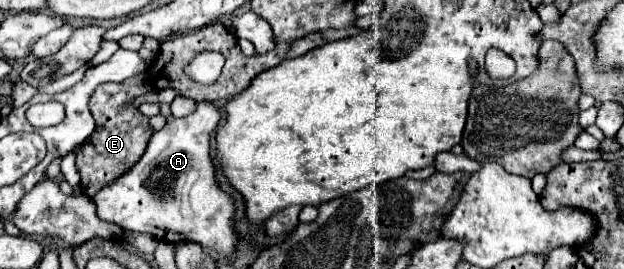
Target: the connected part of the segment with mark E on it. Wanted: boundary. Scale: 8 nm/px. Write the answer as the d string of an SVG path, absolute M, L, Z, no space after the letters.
M137 74L137 78L129 78L119 84L101 84L97 88L97 94L93 94L91 102L91 114L97 128L95 132L75 150L77 154L77 170L81 174L81 190L85 196L93 198L101 188L115 182L119 176L123 176L129 168L133 168L135 162L145 154L145 148L149 144L149 138L153 136L153 128L149 124L149 118L141 114L137 106L133 106L133 100L147 94L151 90L149 80L145 74Z

